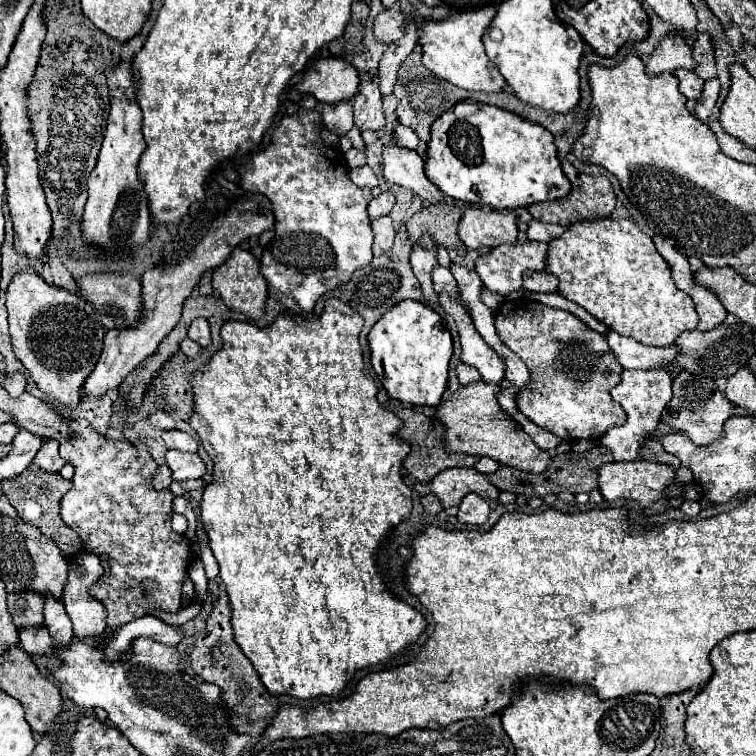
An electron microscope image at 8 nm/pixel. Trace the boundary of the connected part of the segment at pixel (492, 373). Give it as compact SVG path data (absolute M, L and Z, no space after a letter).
M440 294L440 304L442 308L454 318L458 332L460 332L460 342L462 342L462 362L474 366L482 380L488 384L500 384L506 374L506 362L496 354L494 348L490 348L482 336L476 332L470 314L462 304L452 300L448 294Z

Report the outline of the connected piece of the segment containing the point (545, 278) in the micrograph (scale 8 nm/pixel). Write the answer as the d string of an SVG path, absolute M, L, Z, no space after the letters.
M550 272L522 274L522 288L528 292L558 292L558 278Z

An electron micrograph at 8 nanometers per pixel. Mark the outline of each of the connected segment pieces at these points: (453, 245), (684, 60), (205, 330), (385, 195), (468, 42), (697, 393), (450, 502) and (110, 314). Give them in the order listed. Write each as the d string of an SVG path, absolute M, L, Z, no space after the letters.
M426 206L418 210L408 222L408 236L412 244L418 244L426 234L436 246L456 250L463 255L467 248L458 236L458 223L462 212L456 206Z
M672 34L646 60L646 74L674 74L678 68L694 70L694 66L696 62L692 58L692 48L680 34Z
M196 318L188 330L188 338L198 342L202 348L208 348L212 344L212 338L210 338L210 326L206 322L206 318Z
M382 192L378 198L374 198L370 204L368 204L368 214L370 214L370 220L378 220L382 216L388 216L390 210L394 206L394 194L392 192Z
M486 6L480 10L462 12L450 20L424 22L424 26L420 28L424 66L432 74L448 80L450 84L454 84L458 88L474 90L474 92L486 92L486 94L502 92L506 86L506 80L502 78L502 74L498 74L498 68L490 62L490 58L484 52L484 44L482 44L482 36L488 30L494 16L496 16L496 10Z
M680 370L672 380L672 400L668 402L668 408L662 412L662 422L672 426L674 430L688 434L694 444L708 446L722 440L724 422L732 416L734 408L736 406L730 404L728 398L724 398L724 394L718 390L712 378L704 378L688 370Z
M448 468L442 470L430 484L416 484L420 496L432 494L440 500L444 508L460 506L462 498L470 492L478 492L486 502L494 504L500 496L498 486L490 480L490 476L474 470L474 468Z
M86 274L78 280L78 292L94 304L102 314L102 324L112 330L126 330L138 326L138 320L142 318L142 286L140 280L134 276L122 276L122 274Z

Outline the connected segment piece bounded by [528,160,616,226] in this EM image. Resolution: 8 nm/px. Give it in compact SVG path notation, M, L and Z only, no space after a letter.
M562 160L564 174L572 182L572 194L568 194L562 200L554 202L538 202L534 206L528 206L528 212L534 216L534 220L542 220L548 224L560 224L560 226L570 226L572 222L578 220L588 220L588 218L606 218L612 214L616 206L616 194L612 190L612 184L604 176L586 176L578 172L568 160Z

